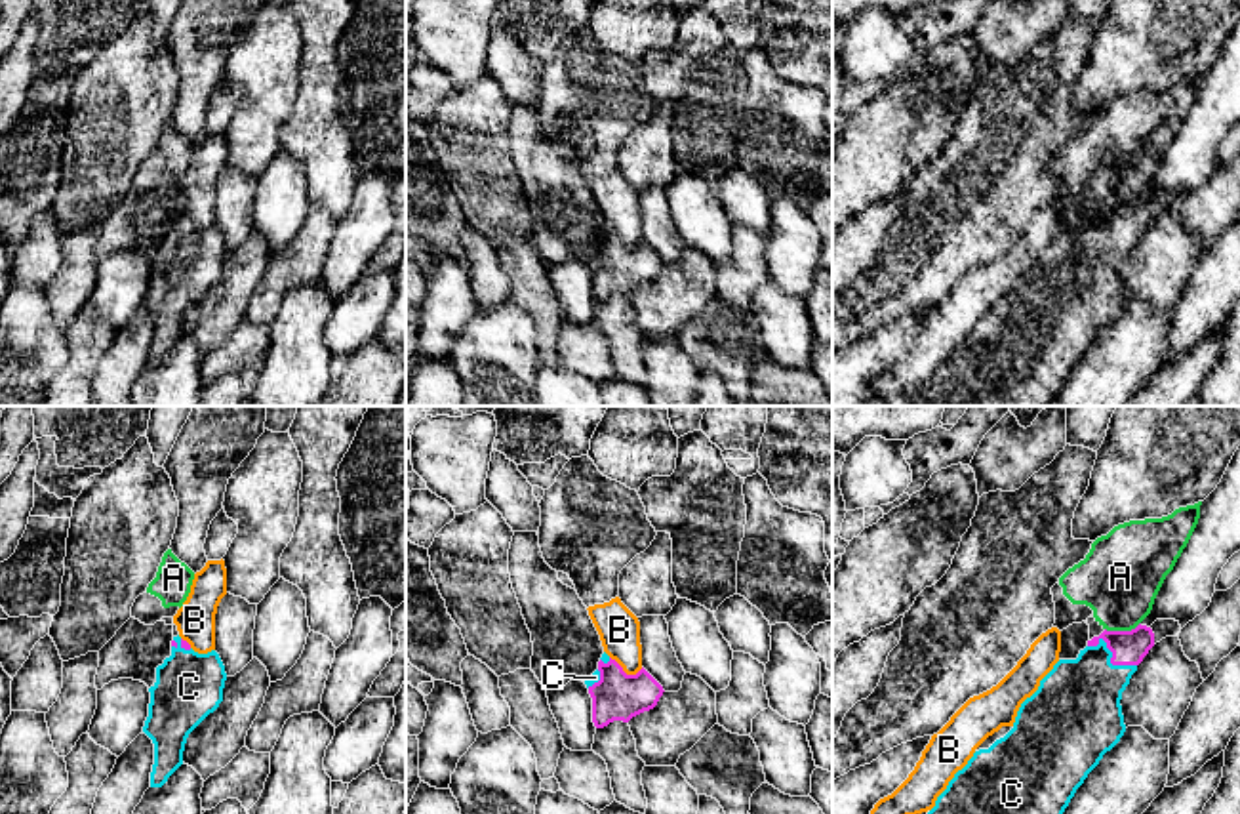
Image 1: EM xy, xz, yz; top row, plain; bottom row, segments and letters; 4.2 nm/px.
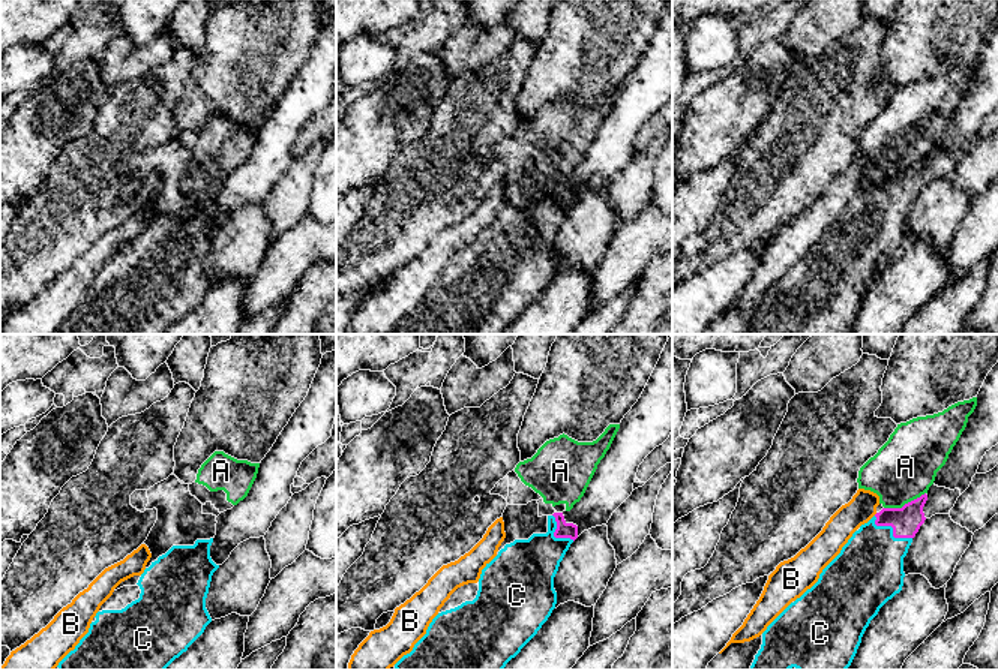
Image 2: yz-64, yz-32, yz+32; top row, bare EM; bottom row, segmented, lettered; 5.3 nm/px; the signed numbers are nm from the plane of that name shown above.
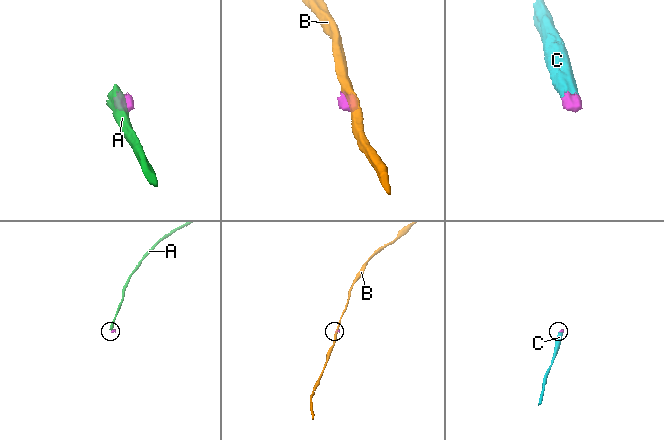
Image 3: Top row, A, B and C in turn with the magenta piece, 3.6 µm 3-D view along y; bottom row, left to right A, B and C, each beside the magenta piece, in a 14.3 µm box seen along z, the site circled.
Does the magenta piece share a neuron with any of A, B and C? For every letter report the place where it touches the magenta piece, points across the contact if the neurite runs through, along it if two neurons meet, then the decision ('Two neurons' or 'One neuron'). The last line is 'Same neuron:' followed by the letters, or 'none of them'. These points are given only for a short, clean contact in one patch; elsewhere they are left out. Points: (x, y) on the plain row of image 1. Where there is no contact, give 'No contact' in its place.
A: Touches magenta at yz (1122, 204). Boundary: yz (1140, 195), (1130, 203), (1105, 203). Two neurons
B: Touches magenta at xz (625, 246). Boundary: xz (610, 229), (627, 246), (637, 246), (642, 241). Two neurons
C: Touches magenta at yz (1113, 229). Path across: yz (1128, 220), (1113, 229), (1079, 275). One neuron
Same neuron: C

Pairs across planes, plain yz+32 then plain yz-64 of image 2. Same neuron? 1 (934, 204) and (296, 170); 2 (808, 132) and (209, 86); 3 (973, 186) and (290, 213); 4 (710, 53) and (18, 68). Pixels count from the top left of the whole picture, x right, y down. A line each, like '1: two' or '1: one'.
1: two
2: two
3: one
4: one

